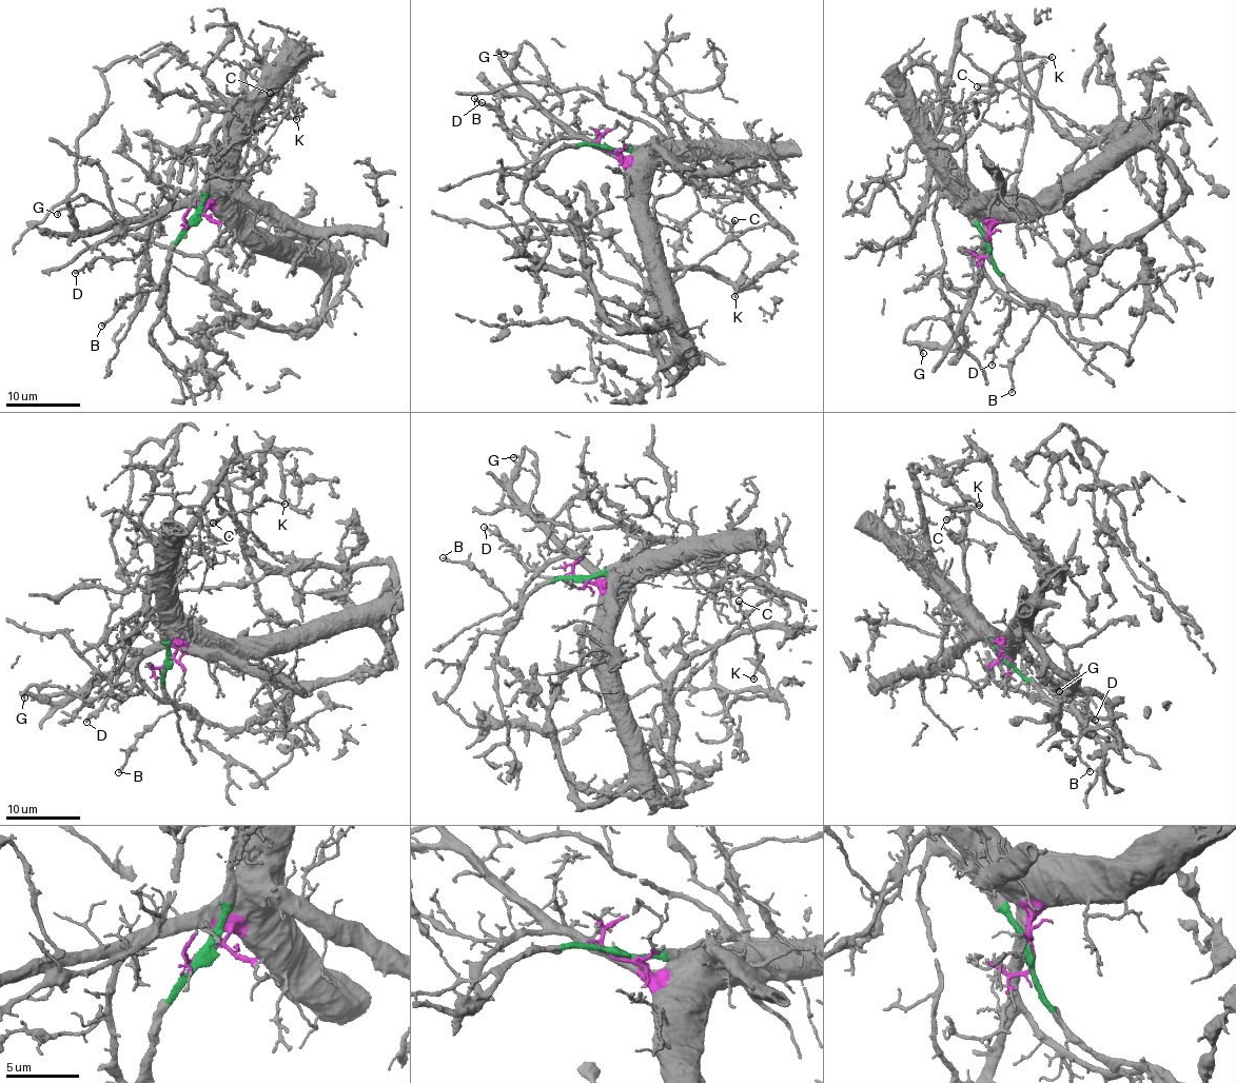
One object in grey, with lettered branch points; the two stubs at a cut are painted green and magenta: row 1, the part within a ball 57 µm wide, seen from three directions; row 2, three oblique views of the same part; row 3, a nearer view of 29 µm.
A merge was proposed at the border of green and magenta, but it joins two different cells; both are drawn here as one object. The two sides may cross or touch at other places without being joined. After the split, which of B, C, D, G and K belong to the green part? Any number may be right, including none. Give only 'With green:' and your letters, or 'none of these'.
With green: B, C, K

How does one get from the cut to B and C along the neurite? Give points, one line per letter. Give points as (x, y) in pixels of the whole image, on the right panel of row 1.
B: (989, 248), (999, 277), (1041, 313), (1017, 351), (1011, 392)
C: (989, 248), (968, 212), (946, 192), (930, 152), (948, 70), (958, 54), (989, 76), (987, 83), (977, 86)

